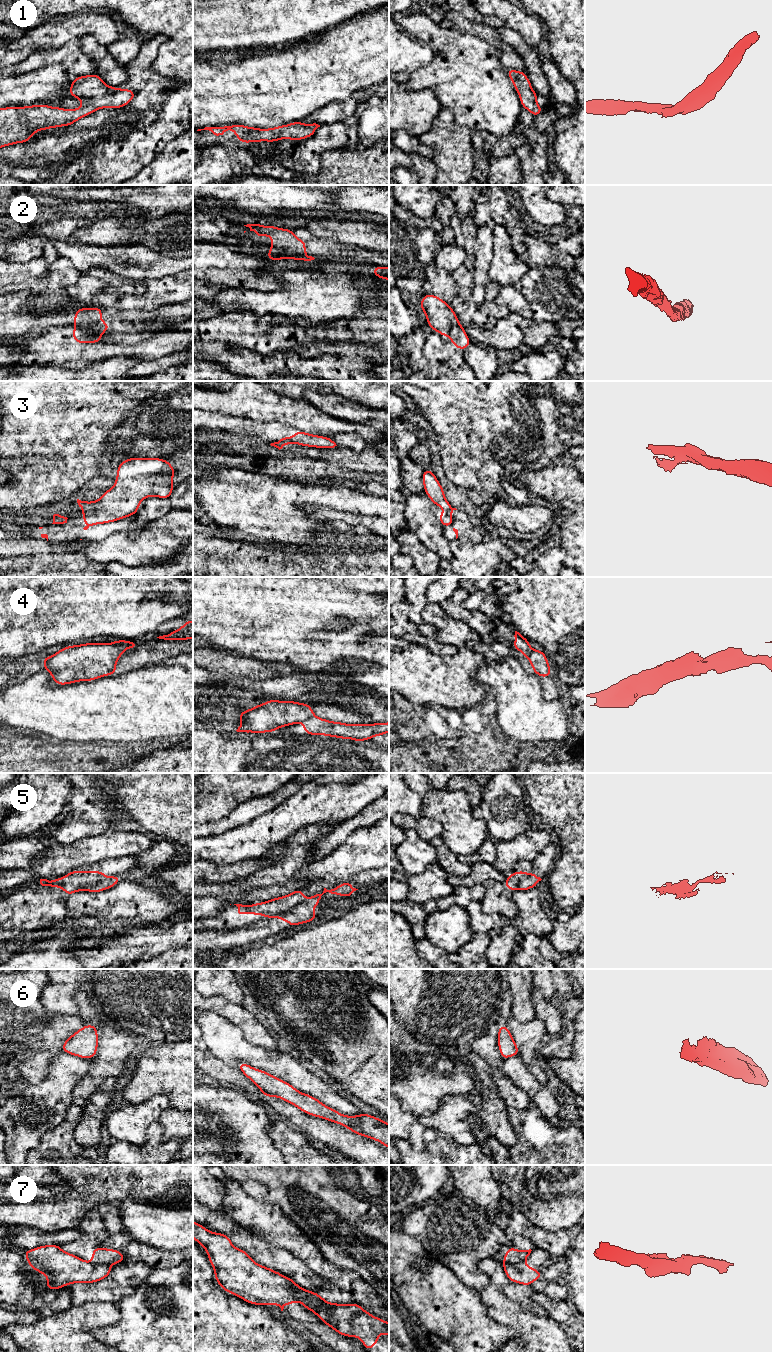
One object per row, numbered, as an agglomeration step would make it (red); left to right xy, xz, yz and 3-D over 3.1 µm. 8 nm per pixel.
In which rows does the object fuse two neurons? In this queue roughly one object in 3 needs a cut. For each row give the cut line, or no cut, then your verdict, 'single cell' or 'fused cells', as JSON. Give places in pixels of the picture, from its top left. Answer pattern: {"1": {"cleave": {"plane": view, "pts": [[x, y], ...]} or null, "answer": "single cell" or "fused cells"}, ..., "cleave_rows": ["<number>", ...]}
{"1": {"cleave": null, "answer": "single cell"}, "2": {"cleave": {"plane": "xz", "pts": [[271, 246], [282, 250], [299, 251], [305, 255]]}, "answer": "fused cells"}, "3": {"cleave": {"plane": "xz", "pts": [[280, 440], [288, 440], [293, 443]]}, "answer": "fused cells"}, "4": {"cleave": {"plane": "xz", "pts": [[314, 715], [304, 722]]}, "answer": "fused cells"}, "5": {"cleave": {"plane": "xz", "pts": [[305, 898], [277, 916]]}, "answer": "fused cells"}, "6": {"cleave": null, "answer": "single cell"}, "7": {"cleave": {"plane": "yz", "pts": [[524, 1260], [518, 1263], [503, 1263]]}, "answer": "fused cells"}, "cleave_rows": ["2", "3", "4", "5", "7"]}

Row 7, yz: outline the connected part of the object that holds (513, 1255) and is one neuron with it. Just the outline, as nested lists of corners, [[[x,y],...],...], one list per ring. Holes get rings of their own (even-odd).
[[[508,1247],[506,1254],[503,1257],[503,1263],[516,1264],[525,1261],[525,1259],[530,1255],[531,1251],[531,1249],[519,1251],[516,1248]]]

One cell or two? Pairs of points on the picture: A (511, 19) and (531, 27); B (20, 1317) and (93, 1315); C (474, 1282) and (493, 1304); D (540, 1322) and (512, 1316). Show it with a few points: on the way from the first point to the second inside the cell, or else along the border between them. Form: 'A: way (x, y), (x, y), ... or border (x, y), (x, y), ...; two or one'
A: way (516, 19), (526, 24); one
B: border (30, 1323), (10, 1325); two
C: border (488, 1284), (478, 1291); two
D: way (533, 1322), (523, 1322), (519, 1319); one

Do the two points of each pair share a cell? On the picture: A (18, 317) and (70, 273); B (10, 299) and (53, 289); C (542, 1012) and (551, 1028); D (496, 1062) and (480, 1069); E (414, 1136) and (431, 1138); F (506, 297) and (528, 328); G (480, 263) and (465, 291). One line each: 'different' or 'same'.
A: same
B: same
C: same
D: different
E: different
F: same
G: different

